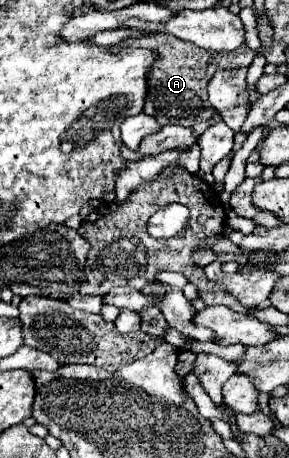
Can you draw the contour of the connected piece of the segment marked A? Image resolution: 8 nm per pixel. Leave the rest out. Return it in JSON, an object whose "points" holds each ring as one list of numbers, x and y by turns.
{"points":[[141,34,137,38,127,38,115,46,109,46,109,52,121,52,125,46,129,48,149,48,157,54,149,74,147,74,147,96,143,112,153,116,161,126,177,124,177,126,191,126,191,120,203,122,213,118,213,108,207,102,207,84,217,70,233,70,233,68,247,68,255,58,255,50,247,46,235,48,233,52,209,52,205,48,197,48,195,44,183,42,171,34]]}

